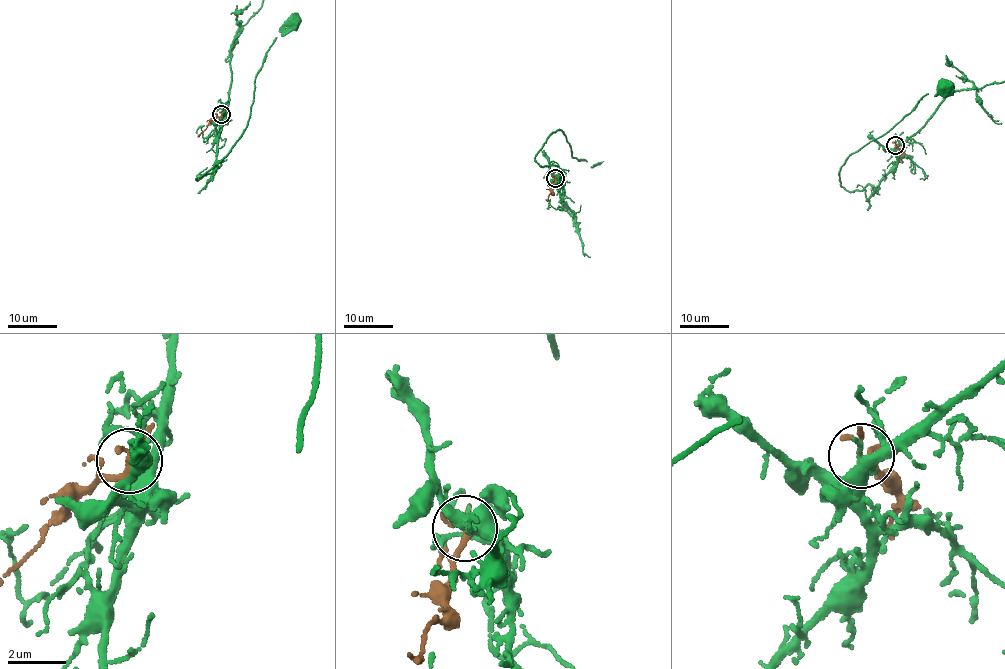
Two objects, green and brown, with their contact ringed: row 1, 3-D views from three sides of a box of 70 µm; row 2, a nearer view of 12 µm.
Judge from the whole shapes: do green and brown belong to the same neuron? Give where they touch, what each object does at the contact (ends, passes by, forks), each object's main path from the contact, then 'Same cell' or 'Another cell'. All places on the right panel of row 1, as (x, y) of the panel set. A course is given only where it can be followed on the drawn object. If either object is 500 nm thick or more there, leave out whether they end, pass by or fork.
Place: (895, 145). At the ring green passes by. At the ring brown passes by. Course of green: (894, 146), (897, 164), (876, 192), (871, 185), (860, 190), (842, 187), (839, 171), (847, 157), (944, 86). Course of brown: (896, 145), (901, 153), (899, 163). Same cell

